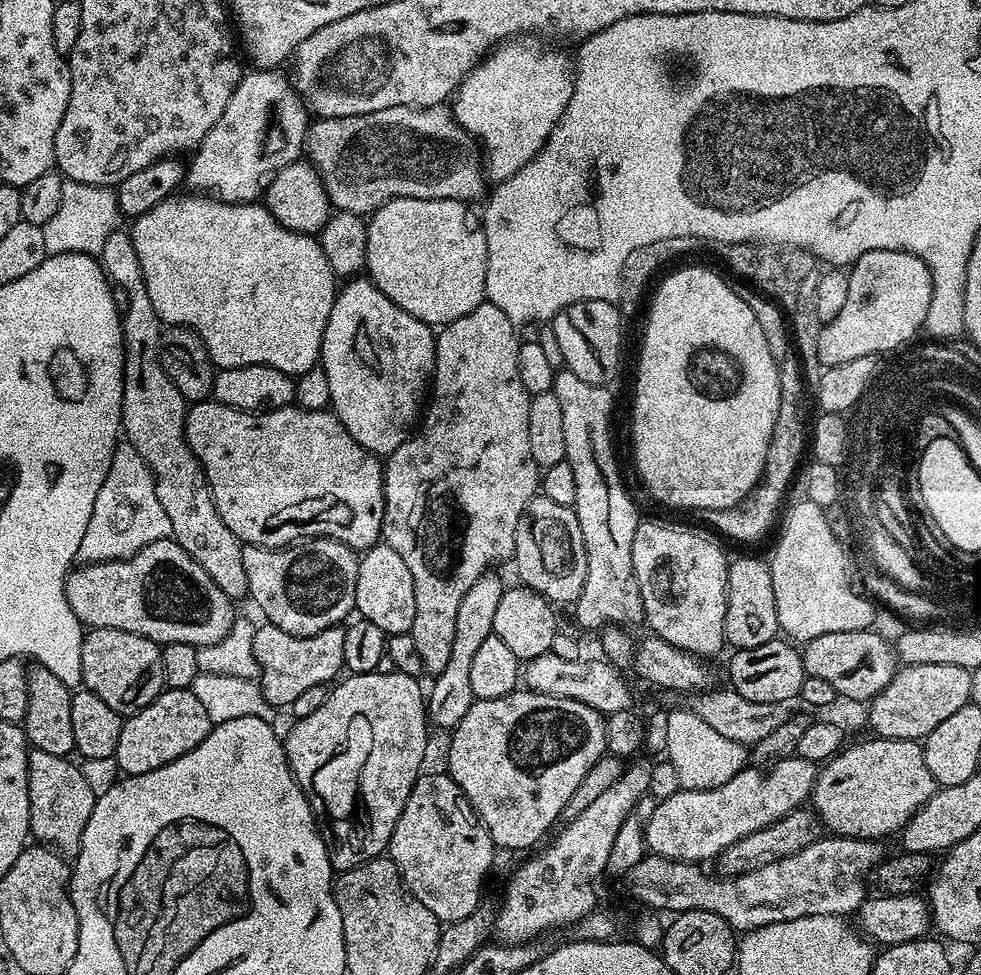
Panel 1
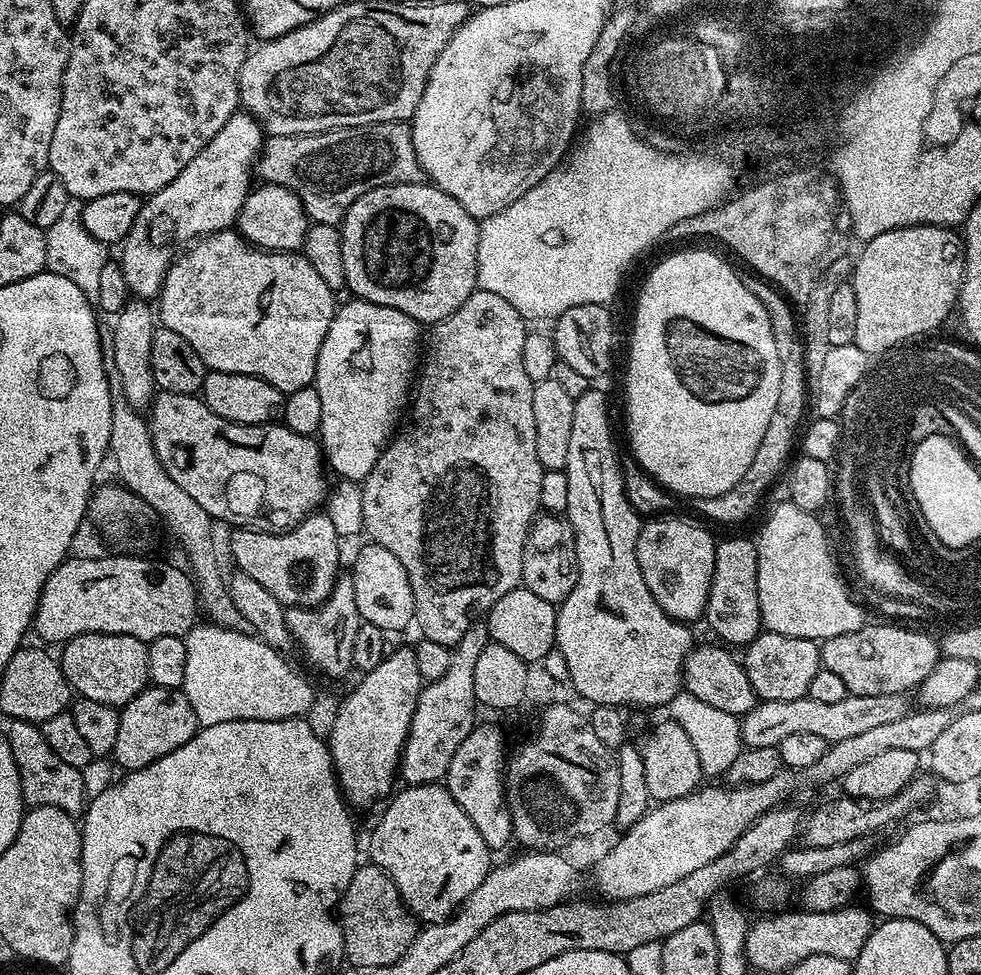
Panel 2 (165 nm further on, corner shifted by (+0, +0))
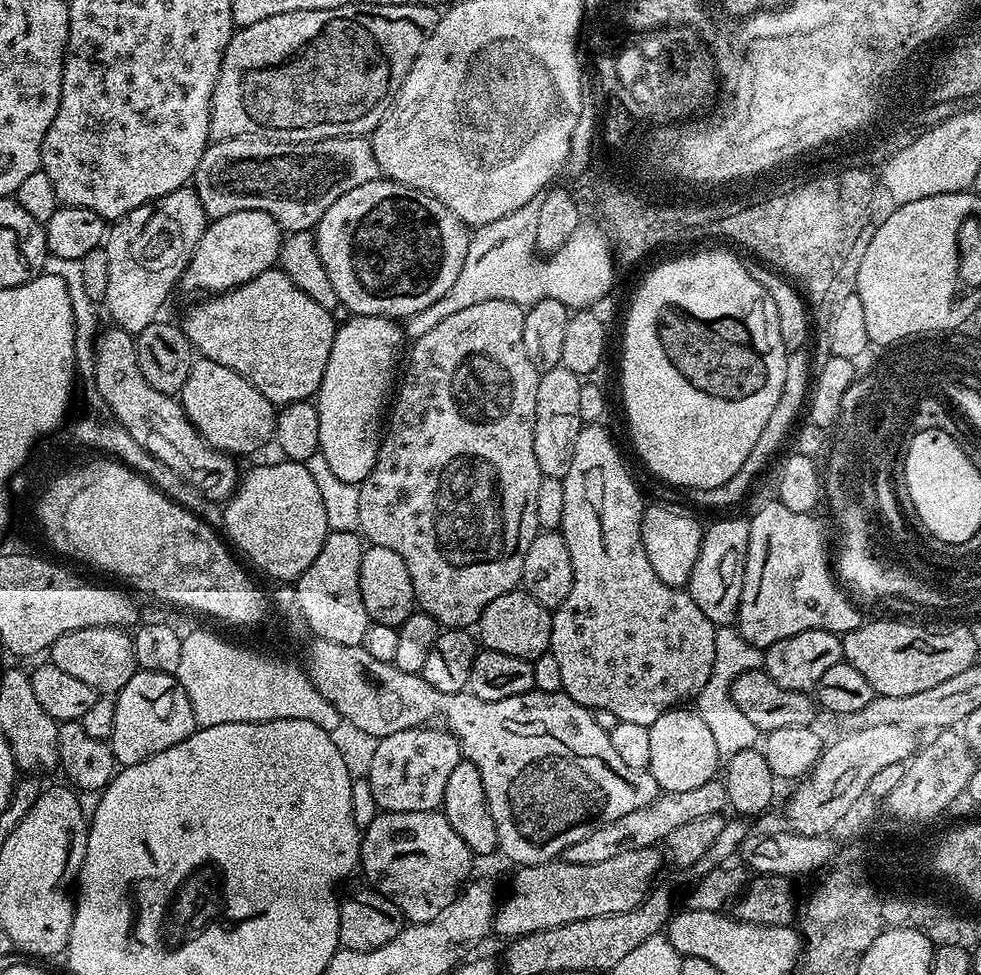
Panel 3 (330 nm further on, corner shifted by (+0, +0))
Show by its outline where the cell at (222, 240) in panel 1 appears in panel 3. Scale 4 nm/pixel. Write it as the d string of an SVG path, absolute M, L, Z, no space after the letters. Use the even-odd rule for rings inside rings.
M279 267L258 274L250 282L233 288L230 292L209 295L196 304L182 319L186 338L203 359L218 362L218 366L230 366L246 382L250 382L273 406L293 404L299 400L312 400L320 389L326 374L326 362L330 358L330 346L334 346L334 334L338 320L327 308L318 306L310 294L298 290L298 286Z

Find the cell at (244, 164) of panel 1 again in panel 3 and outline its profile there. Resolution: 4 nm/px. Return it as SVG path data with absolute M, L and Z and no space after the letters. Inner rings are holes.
M185 186L135 208L107 229L102 246L110 261L110 279L104 304L115 327L135 334L161 319L163 312L160 311L168 295L177 291L180 278L209 223L195 191Z

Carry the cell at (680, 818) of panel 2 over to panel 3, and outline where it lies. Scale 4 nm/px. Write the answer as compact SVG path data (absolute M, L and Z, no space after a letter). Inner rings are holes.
M655 847L642 850L626 850L626 854L618 854L606 862L598 862L595 866L578 866L568 864L562 858L548 861L547 864L525 864L517 867L516 877L512 880L512 889L508 897L503 897L497 907L496 917L492 920L492 932L495 935L529 936L542 930L550 930L554 926L566 926L570 922L582 922L582 918L598 918L602 914L622 914L626 910L634 910L653 887L656 875L660 872L660 856Z

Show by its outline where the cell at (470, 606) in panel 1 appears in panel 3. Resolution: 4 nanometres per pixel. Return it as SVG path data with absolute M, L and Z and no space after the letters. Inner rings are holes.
M425 726L422 728L411 728L410 730L398 730L398 734L379 737L375 741L375 744L376 749L373 750L372 757L368 760L366 779L370 782L370 790L374 790L374 802L380 812L435 812L443 805L446 782L450 779L450 774L453 772L454 766L458 766L458 762L462 758L460 755L460 743L447 730L440 726Z

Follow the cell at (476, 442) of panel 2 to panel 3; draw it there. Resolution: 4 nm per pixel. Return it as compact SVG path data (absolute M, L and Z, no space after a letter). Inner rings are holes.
M509 300L478 302L478 306L466 306L466 310L450 314L450 318L442 318L434 330L415 337L413 344L416 345L409 356L407 353L408 370L400 394L391 405L374 470L370 470L363 484L359 485L358 528L363 539L369 545L377 544L386 546L386 550L394 550L394 554L406 562L419 611L435 618L444 628L471 629L479 621L486 606L494 602L494 598L502 598L502 594L517 591L521 583L522 562L526 562L526 550L530 550L530 542L534 542L541 531L538 522L538 486L542 473L538 458L534 458L534 418L541 369L530 362L530 354L526 354L526 342L522 342L524 313L525 309L521 305Z

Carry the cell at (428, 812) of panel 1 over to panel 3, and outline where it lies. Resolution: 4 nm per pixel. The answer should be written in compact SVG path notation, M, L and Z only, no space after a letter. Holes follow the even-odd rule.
M443 811L435 812L380 812L363 829L360 838L360 862L359 867L364 868L367 883L375 888L377 892L386 897L403 914L405 921L421 924L430 922L454 902L454 898L464 887L466 881L473 875L472 863L474 857L472 852L458 838L458 830L450 826Z

